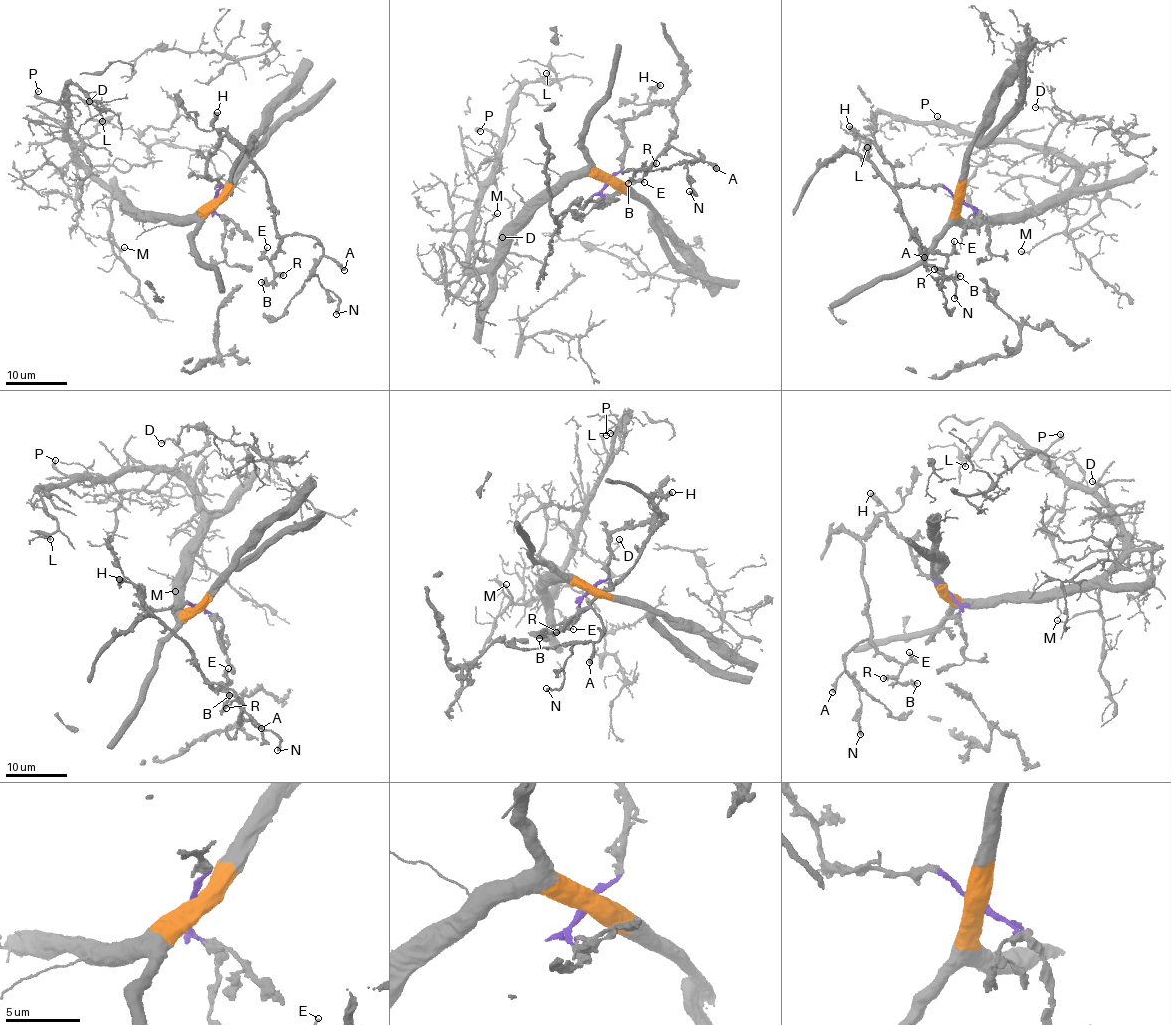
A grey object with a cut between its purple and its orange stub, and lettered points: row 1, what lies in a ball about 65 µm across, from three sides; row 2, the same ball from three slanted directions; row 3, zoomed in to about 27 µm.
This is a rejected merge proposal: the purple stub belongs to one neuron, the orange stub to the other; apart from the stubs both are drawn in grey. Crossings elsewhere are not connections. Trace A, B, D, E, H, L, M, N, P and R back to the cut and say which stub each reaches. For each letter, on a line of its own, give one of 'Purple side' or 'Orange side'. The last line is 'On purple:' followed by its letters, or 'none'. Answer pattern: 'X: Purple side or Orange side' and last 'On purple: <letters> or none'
A: Purple side
B: Purple side
D: Orange side
E: Purple side
H: Purple side
L: Orange side
M: Orange side
N: Purple side
P: Orange side
R: Purple side
On purple: A, B, E, H, N, R

